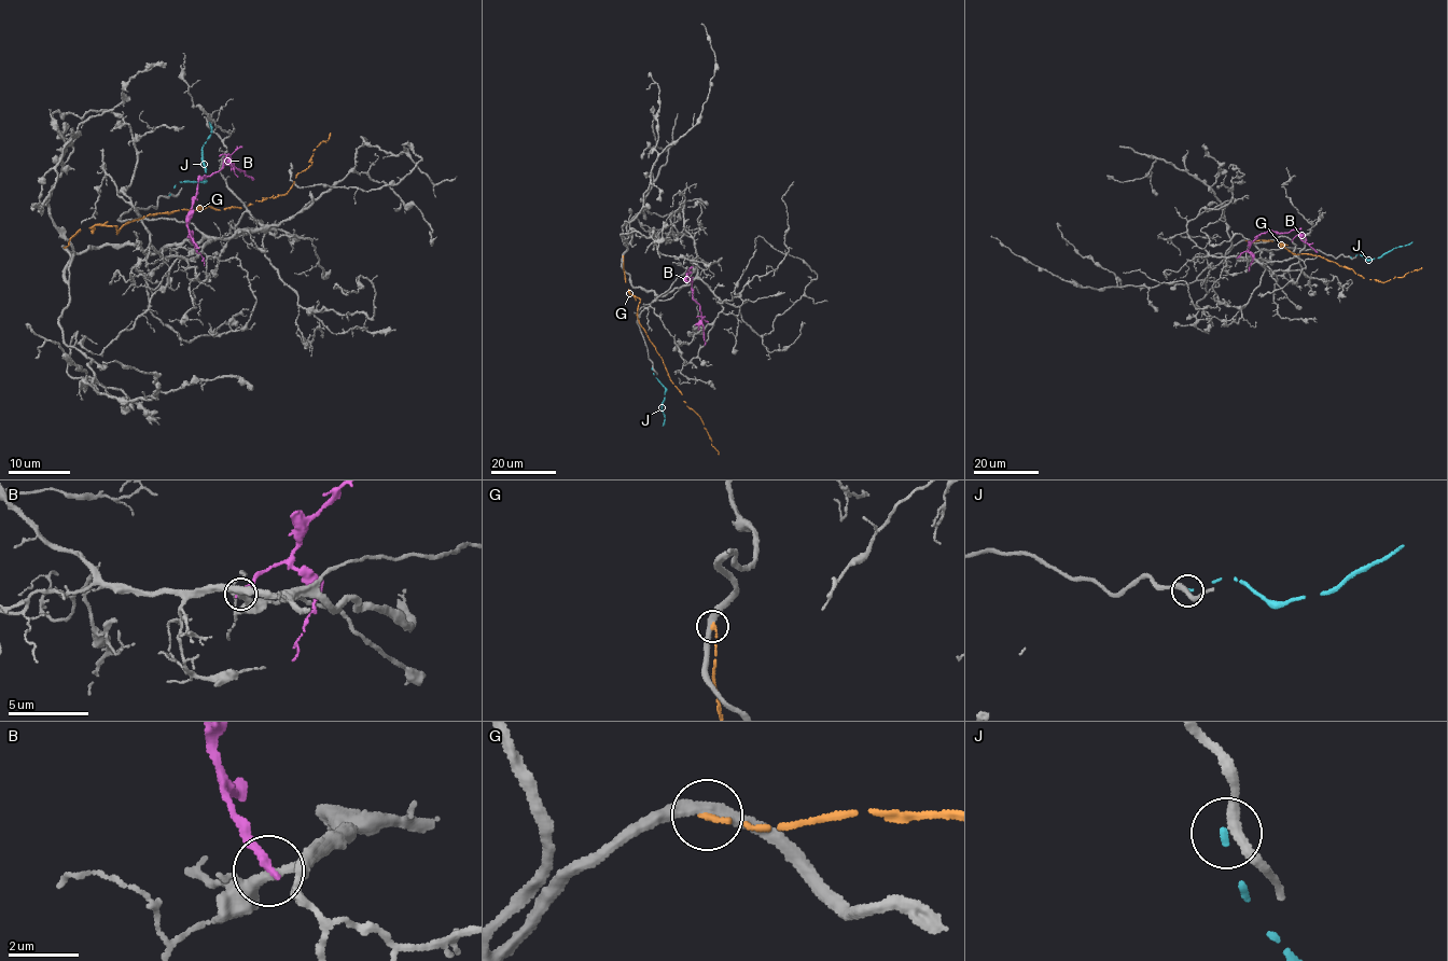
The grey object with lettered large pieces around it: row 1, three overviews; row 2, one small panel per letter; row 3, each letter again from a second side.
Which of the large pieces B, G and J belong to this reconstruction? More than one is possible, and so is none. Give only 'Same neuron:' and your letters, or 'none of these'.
Same neuron: none of these

